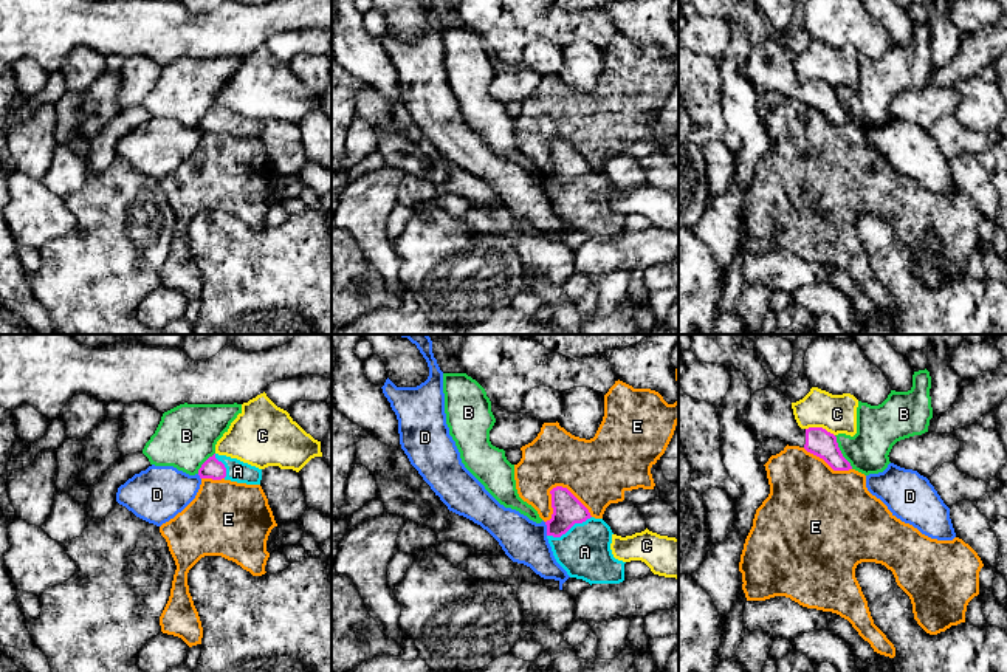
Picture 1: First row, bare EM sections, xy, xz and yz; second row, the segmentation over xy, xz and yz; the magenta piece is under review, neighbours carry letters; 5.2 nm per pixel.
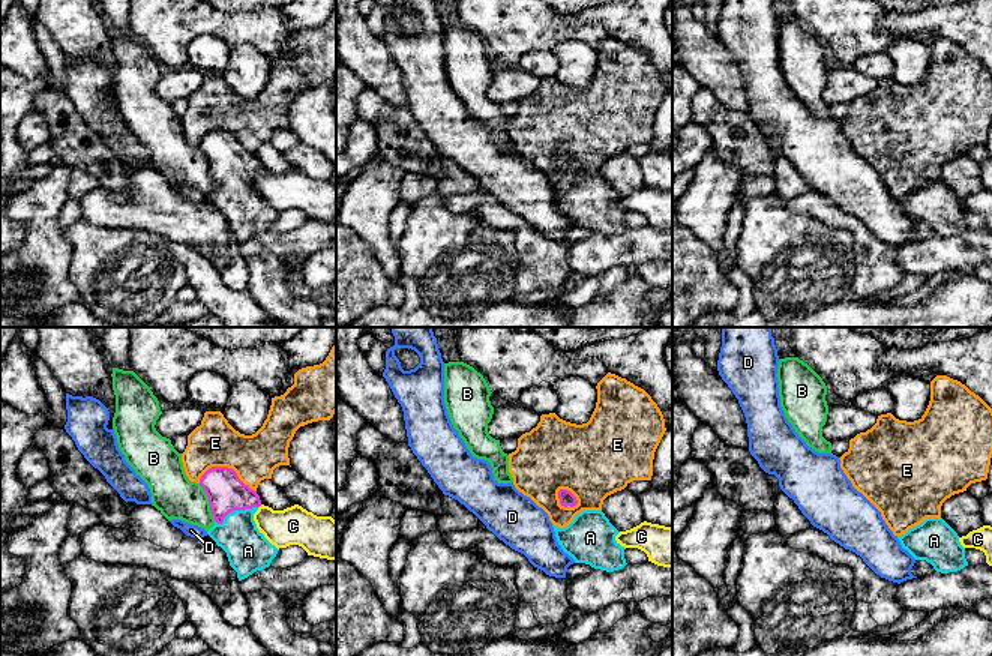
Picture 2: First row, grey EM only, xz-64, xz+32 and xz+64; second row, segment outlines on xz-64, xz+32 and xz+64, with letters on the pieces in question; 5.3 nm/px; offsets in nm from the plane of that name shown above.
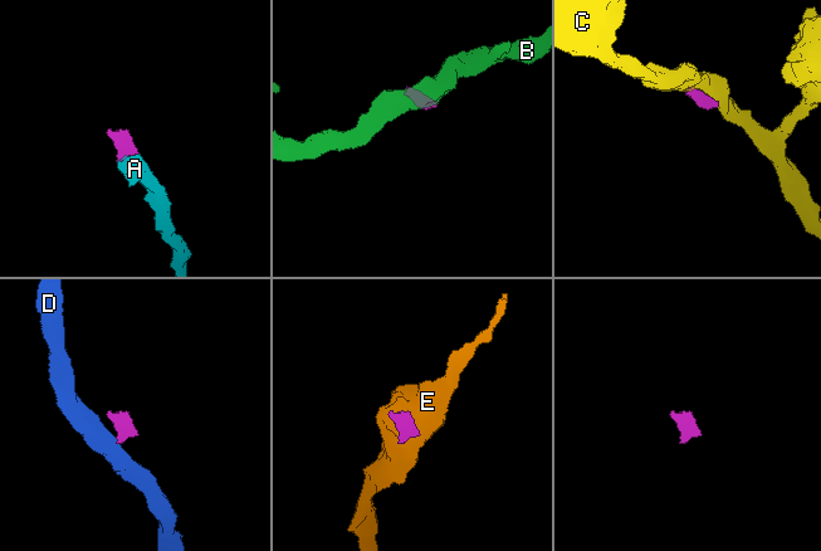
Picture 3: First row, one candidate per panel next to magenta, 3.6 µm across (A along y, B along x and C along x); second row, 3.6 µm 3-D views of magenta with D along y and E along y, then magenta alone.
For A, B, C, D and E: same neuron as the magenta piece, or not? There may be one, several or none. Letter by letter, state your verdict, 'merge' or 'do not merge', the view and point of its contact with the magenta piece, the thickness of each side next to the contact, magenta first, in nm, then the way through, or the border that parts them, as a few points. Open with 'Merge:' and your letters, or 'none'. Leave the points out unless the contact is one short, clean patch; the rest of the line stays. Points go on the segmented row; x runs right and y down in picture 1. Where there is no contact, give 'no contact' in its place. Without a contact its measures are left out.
Merge: A
A: merge; meets magenta in xz at (569, 528); 160 nm thick on the magenta side, 280 nm on the other; runs through xz (567, 510), (569, 528), (584, 552)
B: do not merge; meets magenta in yz at (840, 452); 140 nm thick on the magenta side, 240 nm on the other; border along yz (834, 435), (842, 456), (852, 468)
C: do not merge; meets magenta in yz at (820, 428); 140 nm thick on the magenta side, 200 nm on the other
D: do not merge; meets magenta in xz at (547, 528); 160 nm thick on the magenta side, 220 nm on the other; border along xz (544, 522), (547, 534)
E: do not merge; meets magenta in xz at (572, 494); 160 nm thick on the magenta side, 340 nm on the other

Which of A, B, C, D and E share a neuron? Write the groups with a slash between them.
A / B / C / D / E

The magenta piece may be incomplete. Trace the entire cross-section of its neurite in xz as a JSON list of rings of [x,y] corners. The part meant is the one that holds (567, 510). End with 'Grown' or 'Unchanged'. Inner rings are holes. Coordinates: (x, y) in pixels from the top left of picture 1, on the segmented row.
[[[556,486],[552,494],[552,519],[545,522],[547,539],[556,562],[570,578],[592,584],[620,584],[624,564],[613,557],[612,530],[567,489]]]. Grown

